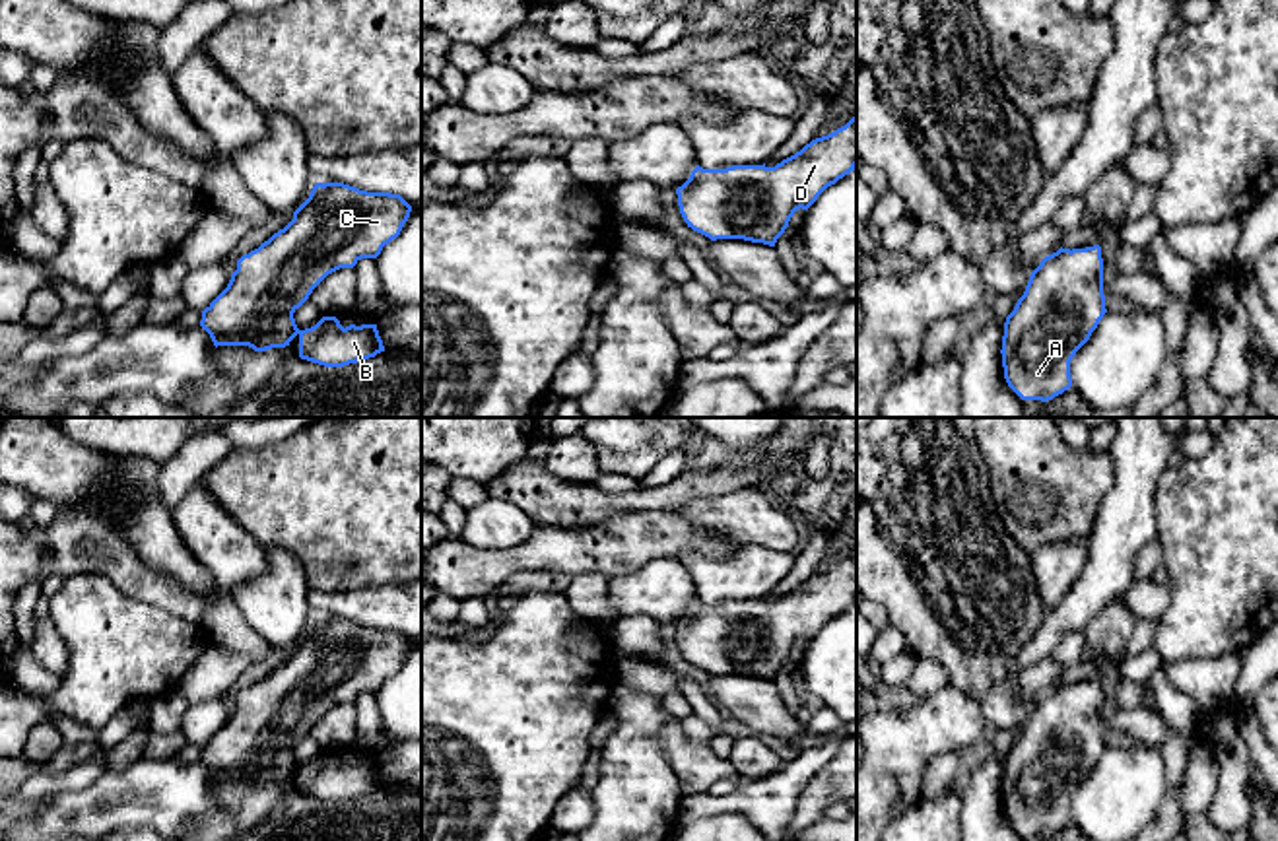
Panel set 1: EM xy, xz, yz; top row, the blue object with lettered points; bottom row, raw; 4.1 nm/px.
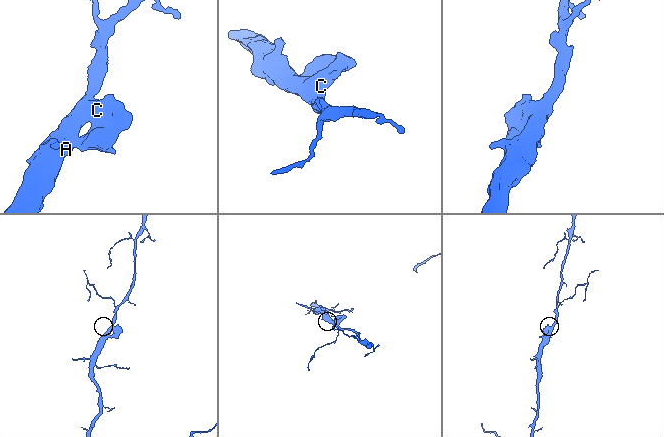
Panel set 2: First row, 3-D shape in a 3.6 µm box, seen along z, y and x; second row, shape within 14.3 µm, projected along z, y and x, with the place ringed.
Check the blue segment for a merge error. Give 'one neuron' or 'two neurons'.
one neuron

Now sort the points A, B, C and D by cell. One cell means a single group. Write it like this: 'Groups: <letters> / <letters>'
Groups: A B C D

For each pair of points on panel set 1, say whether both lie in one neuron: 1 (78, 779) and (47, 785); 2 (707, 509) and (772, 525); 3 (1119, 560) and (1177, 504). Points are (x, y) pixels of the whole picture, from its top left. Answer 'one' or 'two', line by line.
1: one
2: one
3: two

